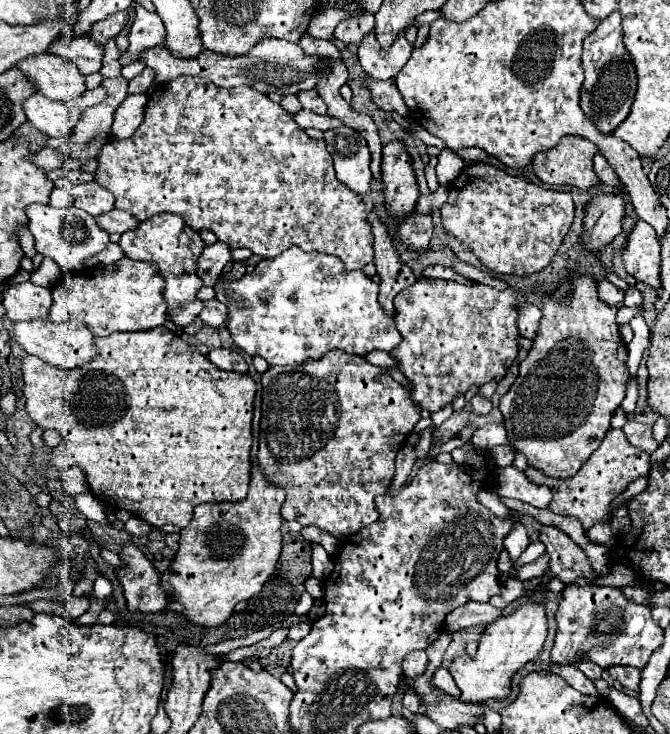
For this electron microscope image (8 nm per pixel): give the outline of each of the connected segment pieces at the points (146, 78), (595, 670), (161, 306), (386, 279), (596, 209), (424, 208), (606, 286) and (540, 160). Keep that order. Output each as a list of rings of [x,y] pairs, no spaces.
[[[145,68],[138,76],[129,81],[128,93],[146,93],[154,81],[154,72],[150,68]]]
[[[582,661],[578,669],[580,669],[580,671],[582,671],[590,681],[600,679],[600,675],[602,675],[602,669],[600,669],[598,665],[592,665],[592,661]]]
[[[122,257],[120,261],[106,267],[92,267],[64,277],[52,289],[50,321],[62,323],[68,319],[84,321],[94,337],[108,337],[116,331],[148,331],[164,325],[166,301],[164,301],[164,279],[158,275],[154,263],[134,261]]]
[[[376,211],[368,215],[372,235],[374,235],[374,265],[380,275],[380,305],[386,313],[394,311],[394,297],[416,283],[416,275],[408,265],[400,261],[400,255],[394,249],[392,237],[388,235],[388,227],[378,219]]]
[[[598,195],[586,207],[584,247],[588,253],[602,251],[620,231],[624,219],[622,195]]]
[[[442,187],[436,191],[436,193],[430,193],[430,195],[420,195],[418,201],[416,201],[416,211],[418,213],[434,213],[436,209],[440,209],[440,205],[446,201],[448,197],[448,187]]]
[[[606,279],[598,283],[598,295],[600,295],[600,299],[606,301],[608,305],[618,305],[618,303],[624,301],[624,289],[612,285],[612,283],[606,281]]]
[[[562,137],[556,149],[534,157],[534,173],[548,185],[572,185],[588,191],[600,183],[592,159],[598,147],[580,137]]]

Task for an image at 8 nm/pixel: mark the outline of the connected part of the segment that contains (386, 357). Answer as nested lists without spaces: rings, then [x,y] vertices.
[[[380,351],[380,353],[368,353],[368,357],[364,357],[364,359],[368,359],[372,365],[378,365],[378,367],[384,367],[384,369],[398,367],[398,361],[396,361],[390,353],[386,353],[386,351]]]

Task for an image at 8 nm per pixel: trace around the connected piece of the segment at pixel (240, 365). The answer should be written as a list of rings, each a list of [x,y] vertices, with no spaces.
[[[214,349],[208,353],[208,359],[222,371],[236,371],[236,373],[248,371],[244,357],[234,349]]]

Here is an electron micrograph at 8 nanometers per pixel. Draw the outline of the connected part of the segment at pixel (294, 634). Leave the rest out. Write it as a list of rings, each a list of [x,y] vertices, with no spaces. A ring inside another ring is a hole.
[[[304,621],[304,623],[298,623],[298,625],[294,625],[292,629],[290,629],[290,633],[288,633],[288,639],[294,641],[300,641],[308,633],[310,633],[310,629],[312,629],[312,621]]]

